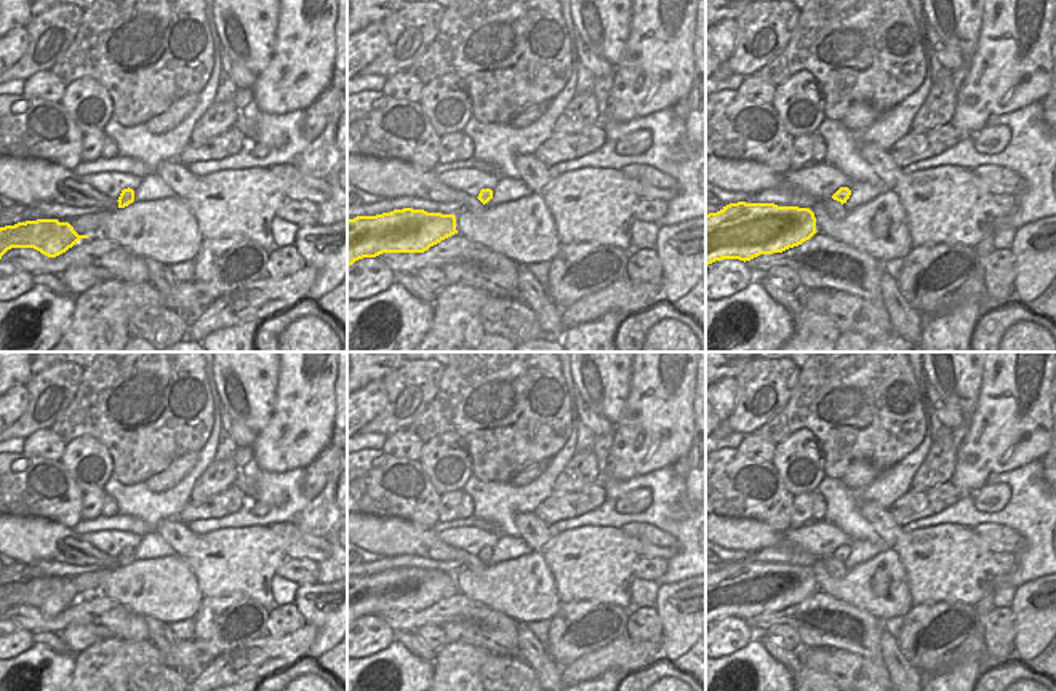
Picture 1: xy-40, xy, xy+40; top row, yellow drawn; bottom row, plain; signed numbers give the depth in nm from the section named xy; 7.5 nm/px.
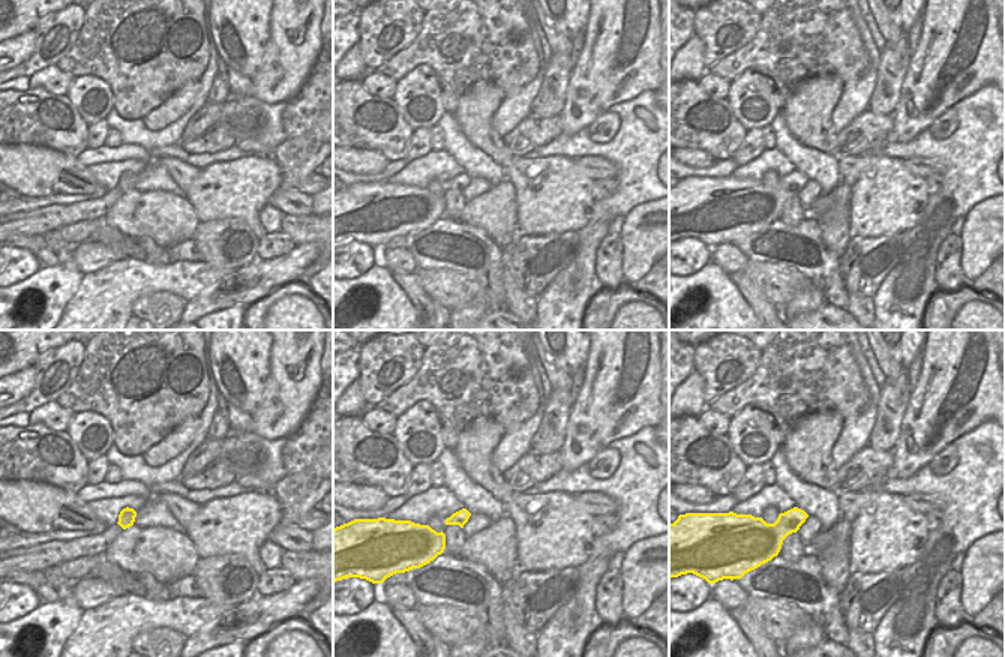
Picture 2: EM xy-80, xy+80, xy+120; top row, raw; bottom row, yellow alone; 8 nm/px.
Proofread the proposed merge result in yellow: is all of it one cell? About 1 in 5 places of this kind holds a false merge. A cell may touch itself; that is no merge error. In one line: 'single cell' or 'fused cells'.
single cell

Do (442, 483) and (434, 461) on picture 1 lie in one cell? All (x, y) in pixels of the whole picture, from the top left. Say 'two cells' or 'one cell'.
one cell

